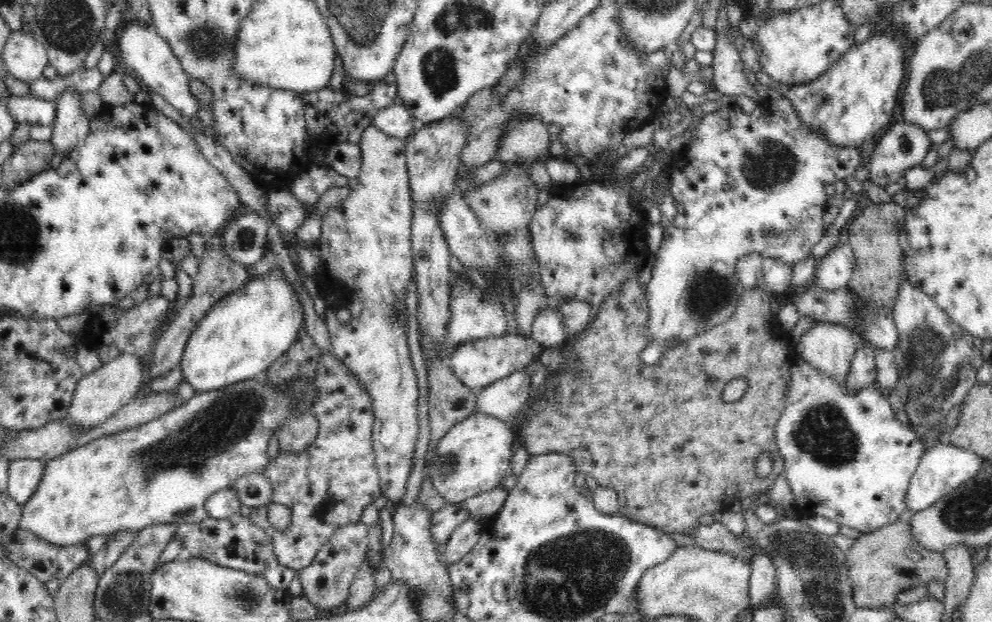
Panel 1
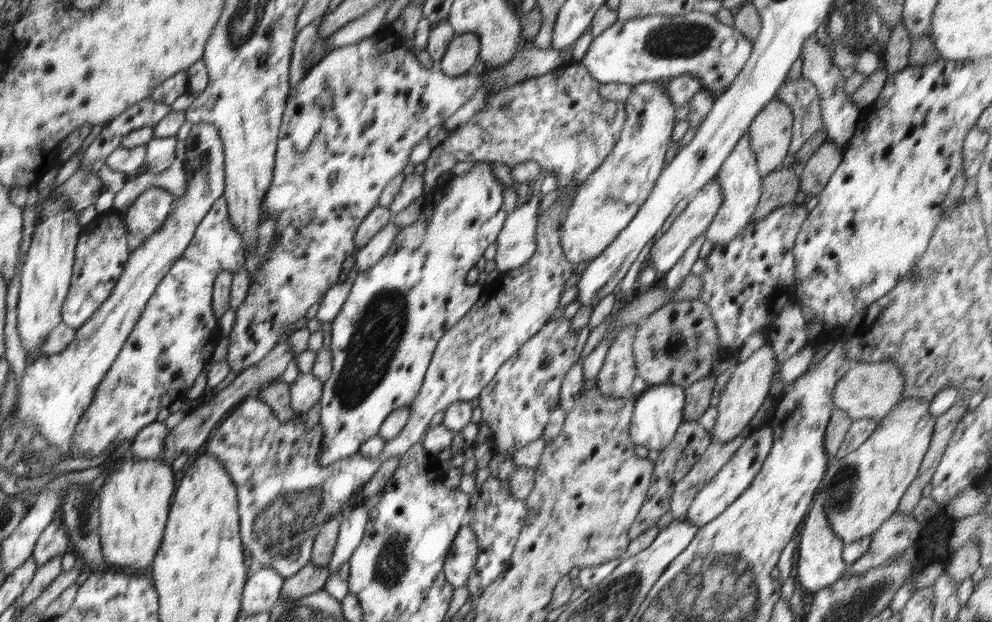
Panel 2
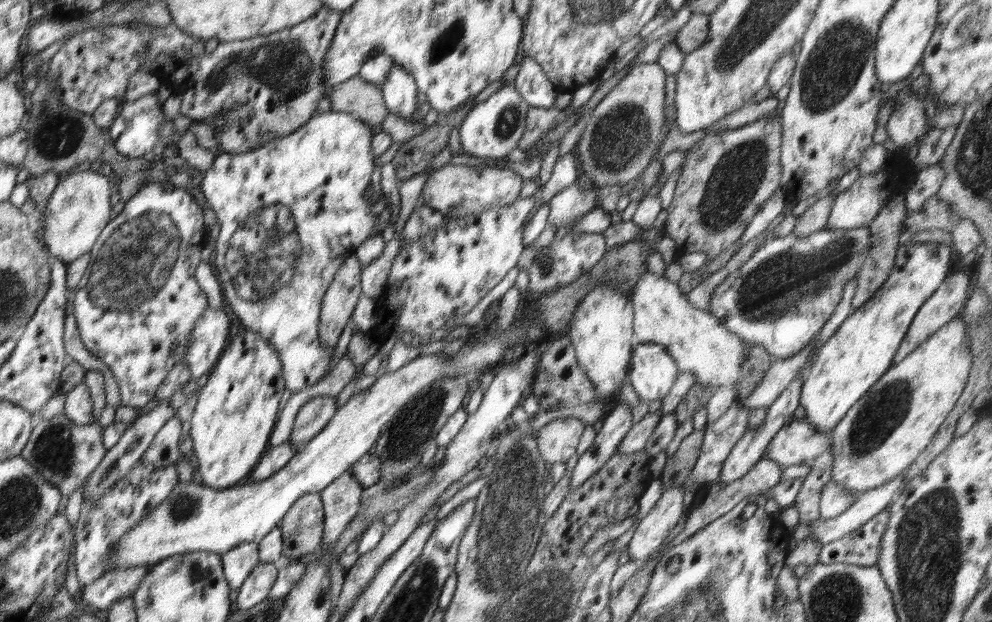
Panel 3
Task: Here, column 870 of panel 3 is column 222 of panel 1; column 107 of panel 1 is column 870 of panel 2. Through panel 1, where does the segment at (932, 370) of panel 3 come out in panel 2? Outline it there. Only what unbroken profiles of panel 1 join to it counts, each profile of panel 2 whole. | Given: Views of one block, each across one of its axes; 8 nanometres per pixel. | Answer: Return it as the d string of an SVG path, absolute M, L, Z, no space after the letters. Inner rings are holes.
M905 399L892 408L884 420L877 423L876 430L854 452L850 452L840 460L834 459L828 463L819 491L822 491L822 497L824 497L822 505L824 505L828 522L844 545L864 537L870 538L883 522L897 512L900 499L910 483L918 476L926 451L932 442L937 417L930 414L929 406L930 404L925 401Z

